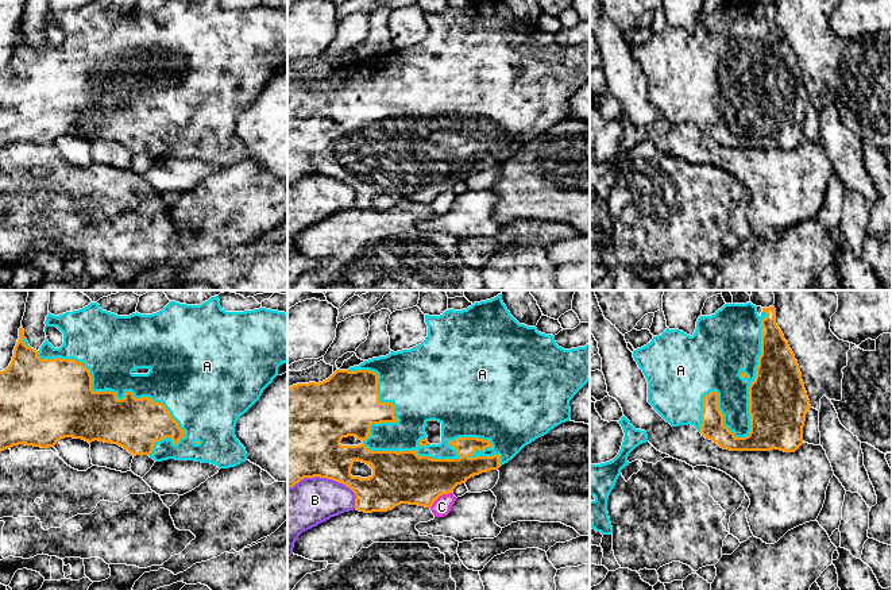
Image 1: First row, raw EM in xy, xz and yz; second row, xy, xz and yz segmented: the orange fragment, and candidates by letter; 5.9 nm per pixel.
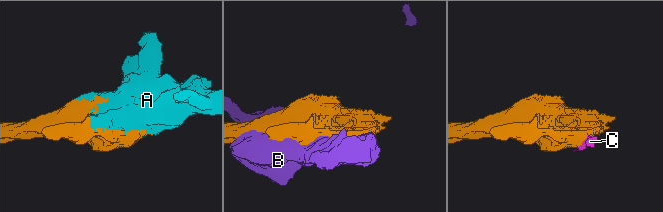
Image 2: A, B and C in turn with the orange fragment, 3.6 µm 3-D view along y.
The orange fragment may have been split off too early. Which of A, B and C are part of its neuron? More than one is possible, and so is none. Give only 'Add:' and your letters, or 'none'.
Add: A

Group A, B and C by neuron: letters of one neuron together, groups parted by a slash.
A / B / C

